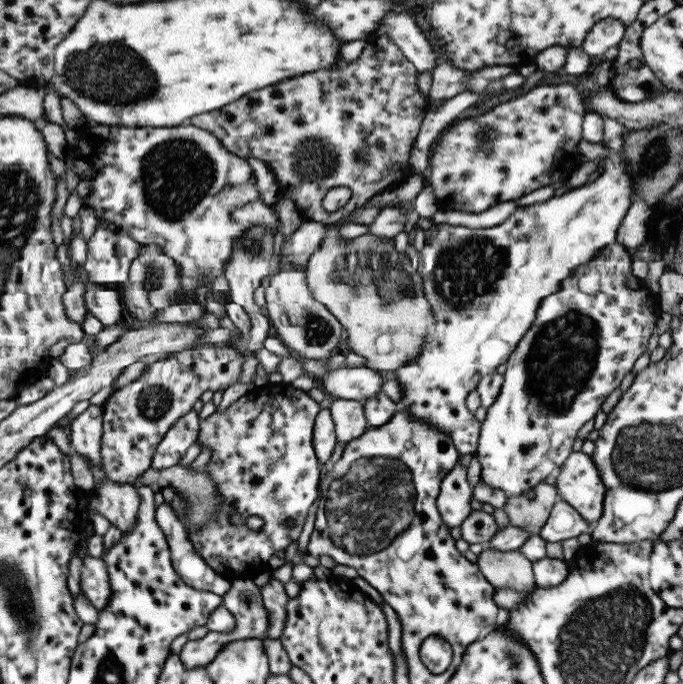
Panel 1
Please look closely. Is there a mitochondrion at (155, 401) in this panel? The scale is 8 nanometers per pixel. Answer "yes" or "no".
yes

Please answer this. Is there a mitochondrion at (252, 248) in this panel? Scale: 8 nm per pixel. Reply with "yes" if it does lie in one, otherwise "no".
yes

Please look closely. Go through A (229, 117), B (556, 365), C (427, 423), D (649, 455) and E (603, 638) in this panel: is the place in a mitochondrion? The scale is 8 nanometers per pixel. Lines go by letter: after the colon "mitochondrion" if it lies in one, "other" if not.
A: other
B: mitochondrion
C: other
D: mitochondrion
E: mitochondrion

